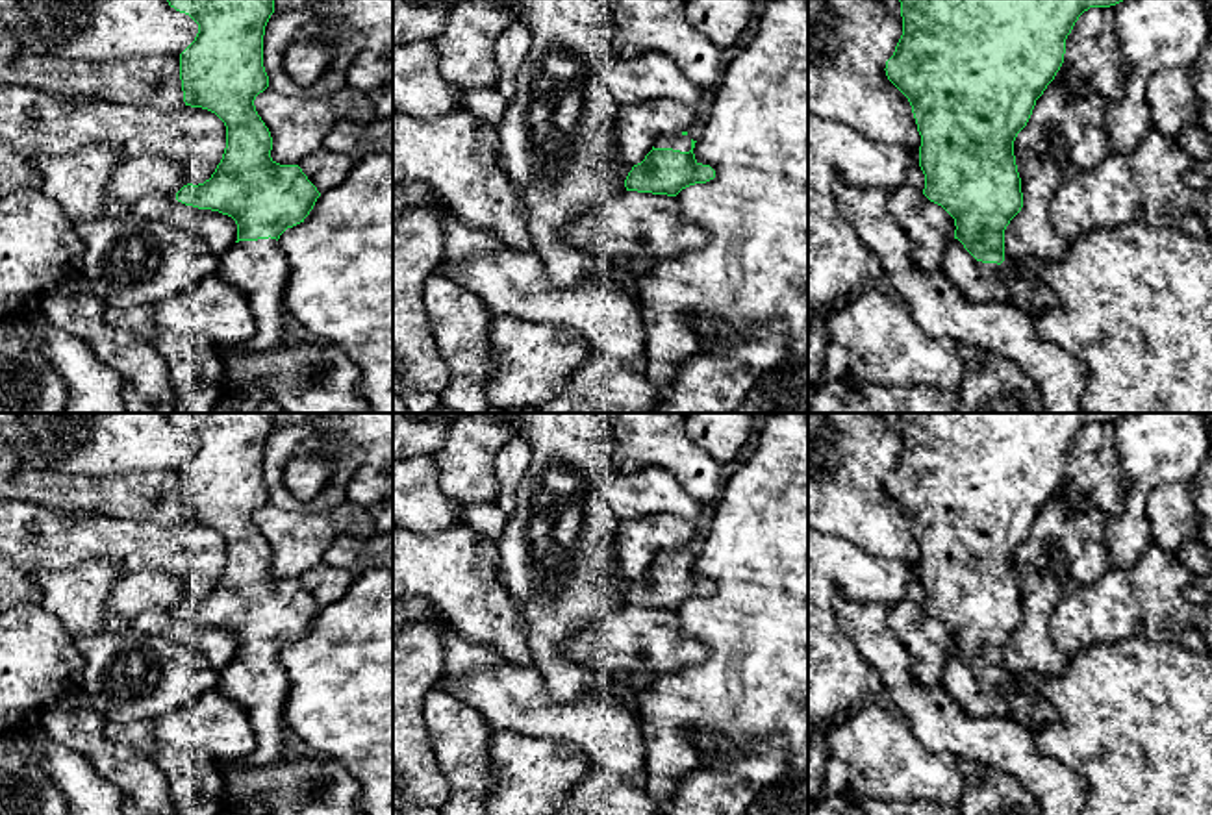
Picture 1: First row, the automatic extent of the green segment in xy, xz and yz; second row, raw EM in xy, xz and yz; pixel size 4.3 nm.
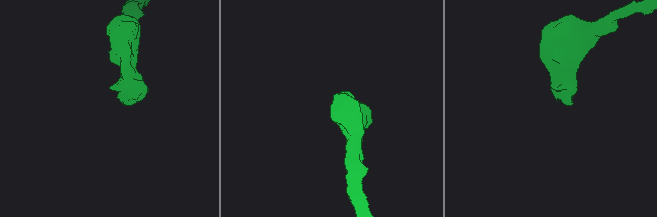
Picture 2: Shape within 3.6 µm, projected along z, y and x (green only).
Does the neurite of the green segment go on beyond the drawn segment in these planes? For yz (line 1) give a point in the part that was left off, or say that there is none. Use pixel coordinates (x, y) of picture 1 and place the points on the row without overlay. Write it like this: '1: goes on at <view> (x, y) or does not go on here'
1: goes on at yz (979, 697)

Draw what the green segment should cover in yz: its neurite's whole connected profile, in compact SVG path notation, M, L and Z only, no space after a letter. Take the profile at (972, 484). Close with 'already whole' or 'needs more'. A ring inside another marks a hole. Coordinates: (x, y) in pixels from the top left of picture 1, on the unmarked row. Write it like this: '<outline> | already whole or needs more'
M899 413L903 432L903 450L893 470L886 476L888 495L908 513L912 528L921 550L919 582L925 589L923 609L941 621L954 633L954 654L947 659L941 685L962 708L964 713L975 719L997 717L1010 719L1008 704L1003 696L1004 682L1004 645L1023 622L1021 593L1014 570L1014 556L1027 541L1036 515L1054 495L1064 478L1066 454L1071 448L1079 432L1090 422L1110 422L1127 413Z | needs more

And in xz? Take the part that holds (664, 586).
M688 546L658 552L645 574L628 587L626 606L676 611L689 600L713 595L715 585L695 574L695 558Z | needs more

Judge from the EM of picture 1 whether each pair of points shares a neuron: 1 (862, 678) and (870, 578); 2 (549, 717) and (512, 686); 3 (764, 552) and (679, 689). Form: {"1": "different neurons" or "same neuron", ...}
{"1": "same neuron", "2": "same neuron", "3": "same neuron"}

